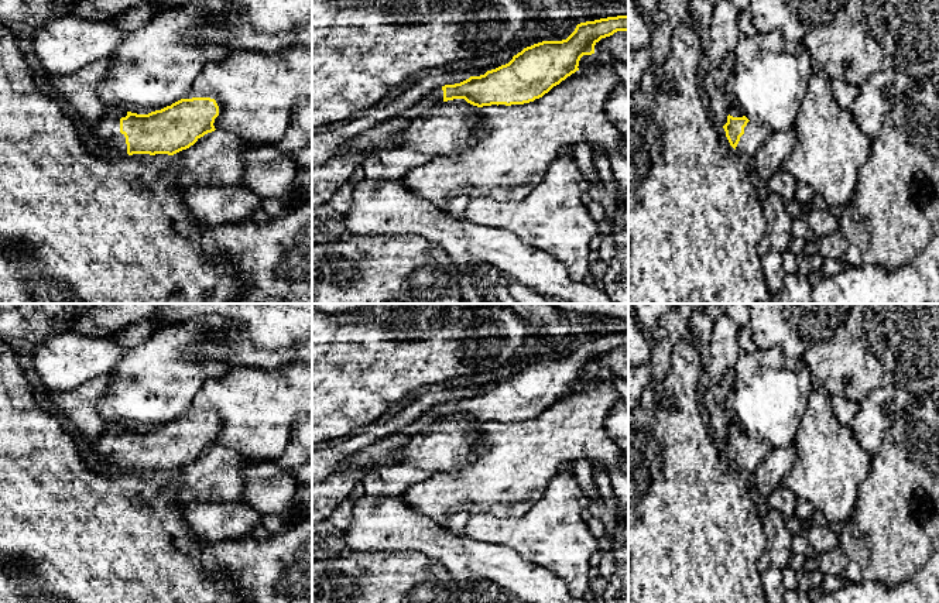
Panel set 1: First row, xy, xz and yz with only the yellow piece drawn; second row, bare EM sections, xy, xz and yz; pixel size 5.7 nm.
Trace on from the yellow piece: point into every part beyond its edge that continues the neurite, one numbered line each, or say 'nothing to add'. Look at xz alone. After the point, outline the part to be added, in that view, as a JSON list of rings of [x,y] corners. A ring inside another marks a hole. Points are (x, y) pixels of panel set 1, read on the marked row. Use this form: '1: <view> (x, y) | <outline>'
1: xz (381, 137) | [[[442,88],[433,89],[425,95],[418,103],[408,107],[398,116],[388,119],[378,126],[361,133],[360,136],[347,140],[337,150],[337,155],[367,153],[377,150],[388,150],[395,145],[397,138],[407,130],[411,120],[424,116],[438,103],[443,102]]]

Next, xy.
1: xy (108, 130) | [[[110,106],[103,119],[93,127],[93,133],[113,154],[127,155],[126,137],[120,133],[120,119],[126,116],[126,110]]]

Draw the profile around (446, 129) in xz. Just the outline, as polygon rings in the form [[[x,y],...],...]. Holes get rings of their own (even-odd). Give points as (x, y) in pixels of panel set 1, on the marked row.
[[[465,99],[438,103],[411,120],[394,147],[431,157],[457,154],[476,141],[477,129],[483,124],[479,109]]]

